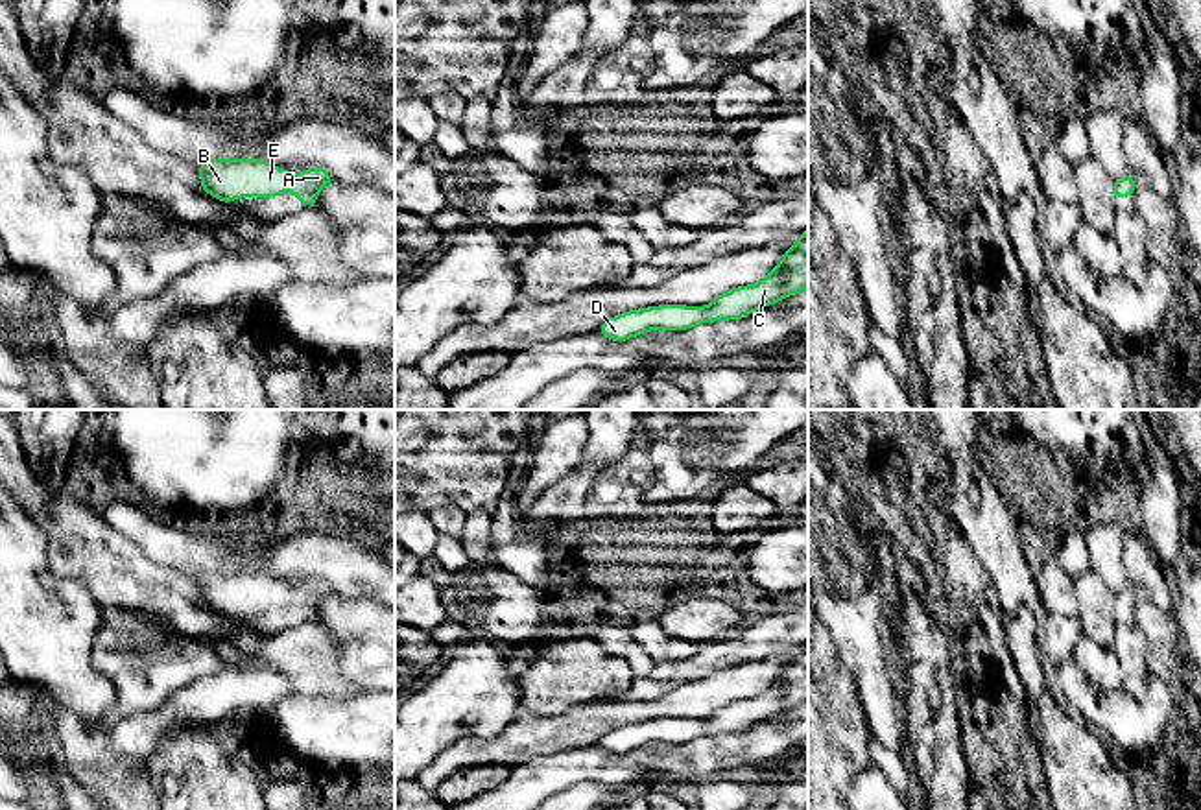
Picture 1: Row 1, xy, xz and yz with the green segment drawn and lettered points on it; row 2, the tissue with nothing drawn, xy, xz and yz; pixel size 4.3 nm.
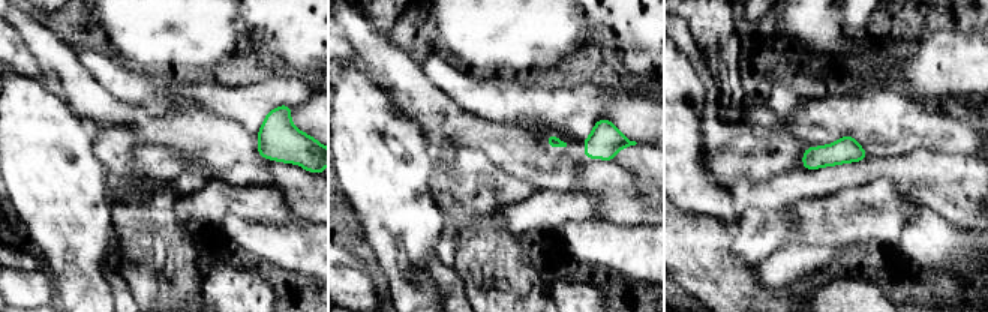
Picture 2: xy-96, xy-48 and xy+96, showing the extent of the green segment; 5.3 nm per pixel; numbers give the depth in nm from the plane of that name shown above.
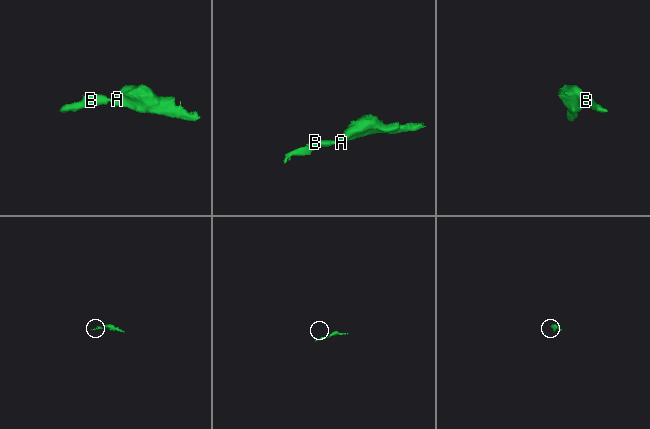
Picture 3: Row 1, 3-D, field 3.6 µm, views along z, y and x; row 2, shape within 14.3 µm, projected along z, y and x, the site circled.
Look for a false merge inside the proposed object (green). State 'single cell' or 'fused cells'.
single cell

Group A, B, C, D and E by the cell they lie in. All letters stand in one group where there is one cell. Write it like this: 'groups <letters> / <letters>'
groups A B C D E

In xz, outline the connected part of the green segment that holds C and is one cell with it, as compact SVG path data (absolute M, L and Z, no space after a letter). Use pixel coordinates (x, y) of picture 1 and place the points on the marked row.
M808 229L760 282L732 288L703 308L662 304L618 314L600 325L598 332L612 341L625 341L653 328L684 330L699 323L742 319L804 288L808 288Z

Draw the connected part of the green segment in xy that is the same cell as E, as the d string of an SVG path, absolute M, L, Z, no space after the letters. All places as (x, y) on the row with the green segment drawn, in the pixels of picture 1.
M212 159L196 170L201 175L201 188L223 203L232 203L234 197L279 197L288 188L291 196L303 199L304 208L310 208L319 190L334 183L323 166L282 173L279 166L260 159Z

